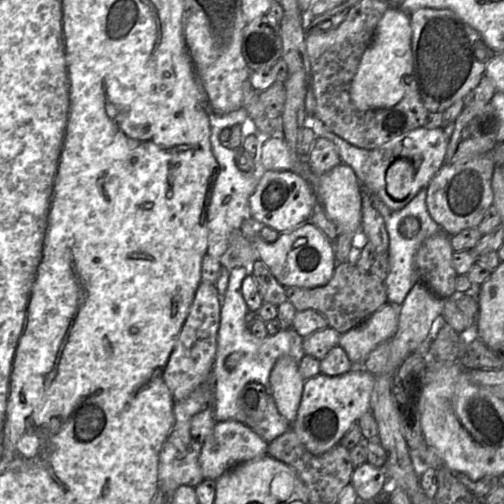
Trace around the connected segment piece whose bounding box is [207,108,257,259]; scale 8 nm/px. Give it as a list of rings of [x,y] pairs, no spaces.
[[[240,108],[224,115],[210,113],[210,144],[218,164],[218,171],[212,186],[207,209],[207,254],[215,259],[221,258],[229,245],[232,235],[240,231],[244,219],[250,217],[248,200],[256,187],[257,181],[253,172],[243,171],[237,167],[235,150],[226,147],[219,140],[219,134],[224,128],[232,128],[237,124],[242,125],[247,118],[248,114],[245,108]]]

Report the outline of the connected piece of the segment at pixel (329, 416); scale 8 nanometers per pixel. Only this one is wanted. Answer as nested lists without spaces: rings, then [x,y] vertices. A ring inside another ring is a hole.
[[[364,368],[328,376],[322,373],[305,380],[297,416],[291,423],[305,448],[312,454],[323,454],[334,446],[359,418],[370,412],[370,398],[376,376]]]

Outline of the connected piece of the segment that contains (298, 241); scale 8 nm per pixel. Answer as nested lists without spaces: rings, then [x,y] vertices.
[[[308,221],[299,227],[280,233],[274,242],[264,241],[259,230],[254,231],[253,239],[258,259],[261,260],[277,279],[287,287],[316,288],[327,284],[333,276],[337,261],[334,244],[311,222]]]

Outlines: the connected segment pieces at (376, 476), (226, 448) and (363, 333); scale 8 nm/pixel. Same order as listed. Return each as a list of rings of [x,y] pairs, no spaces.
[[[368,462],[359,465],[353,471],[350,483],[360,501],[367,501],[381,492],[387,482],[385,468],[376,467]]]
[[[217,422],[199,455],[204,479],[216,480],[231,468],[267,454],[268,445],[242,422]]]
[[[387,302],[358,326],[340,334],[338,345],[344,349],[351,363],[362,365],[379,344],[392,337],[397,329],[399,306]]]

